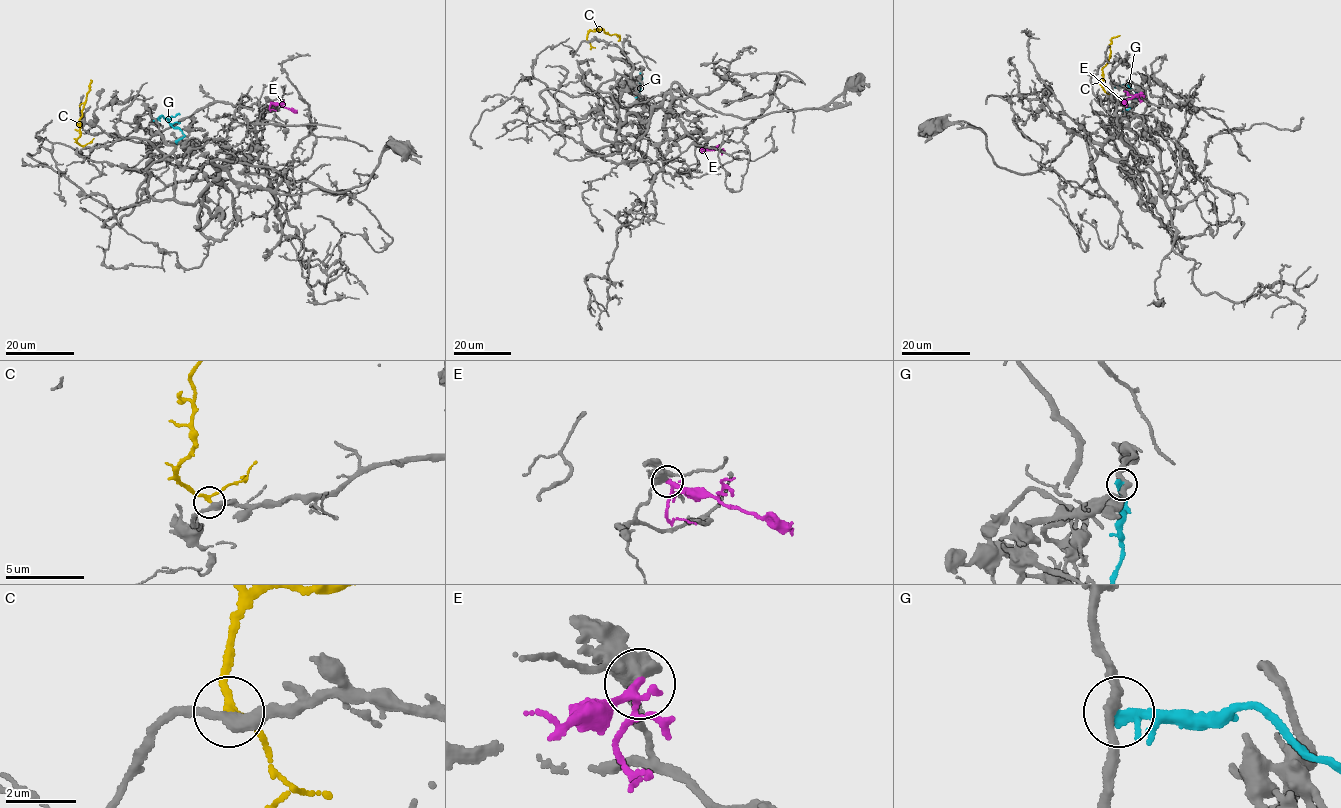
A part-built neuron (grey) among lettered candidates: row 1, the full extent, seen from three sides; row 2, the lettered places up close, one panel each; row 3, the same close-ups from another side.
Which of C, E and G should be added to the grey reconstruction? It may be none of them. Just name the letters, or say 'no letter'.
C

